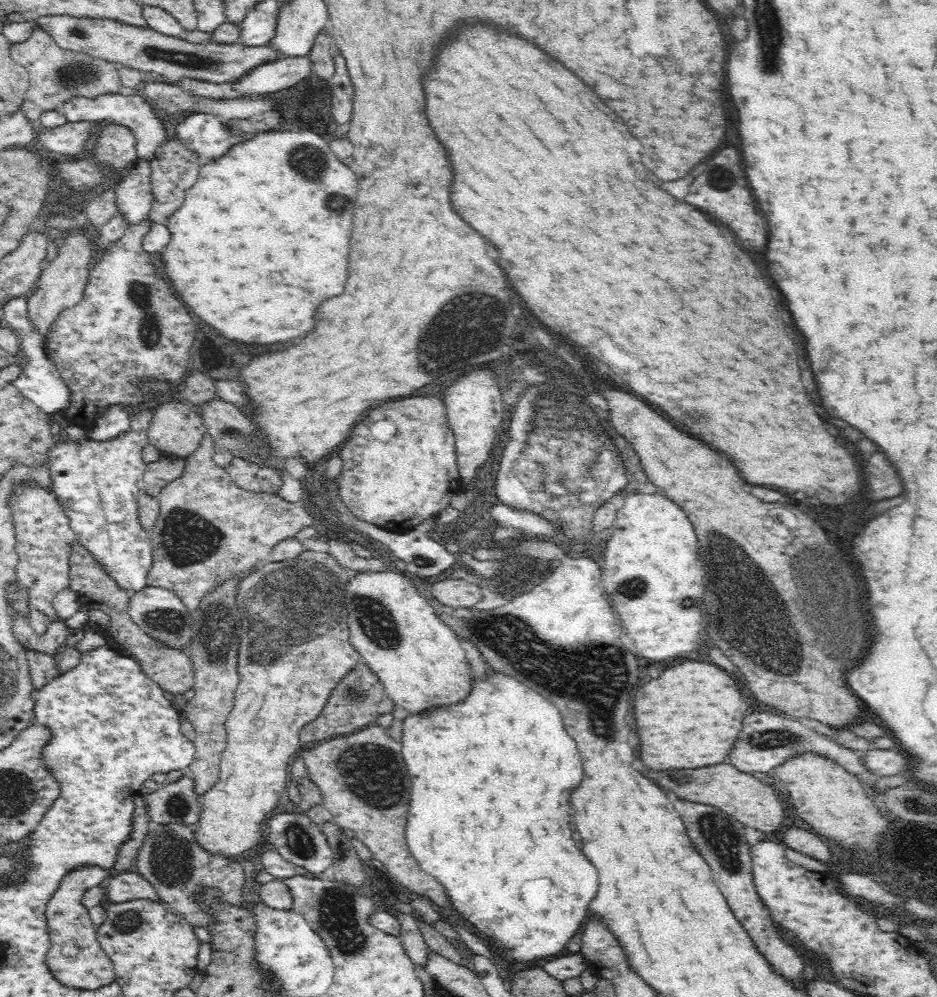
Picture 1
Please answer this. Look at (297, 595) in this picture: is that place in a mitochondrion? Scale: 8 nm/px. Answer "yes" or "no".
yes

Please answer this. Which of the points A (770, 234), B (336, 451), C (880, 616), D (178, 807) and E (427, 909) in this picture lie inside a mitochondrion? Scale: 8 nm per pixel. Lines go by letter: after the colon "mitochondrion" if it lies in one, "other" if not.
A: other
B: other
C: mitochondrion
D: mitochondrion
E: other

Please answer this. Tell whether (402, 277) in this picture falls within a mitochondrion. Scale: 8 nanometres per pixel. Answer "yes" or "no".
no

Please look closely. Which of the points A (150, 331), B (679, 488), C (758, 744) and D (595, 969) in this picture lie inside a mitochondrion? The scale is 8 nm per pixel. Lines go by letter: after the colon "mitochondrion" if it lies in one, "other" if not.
A: mitochondrion
B: other
C: mitochondrion
D: other

